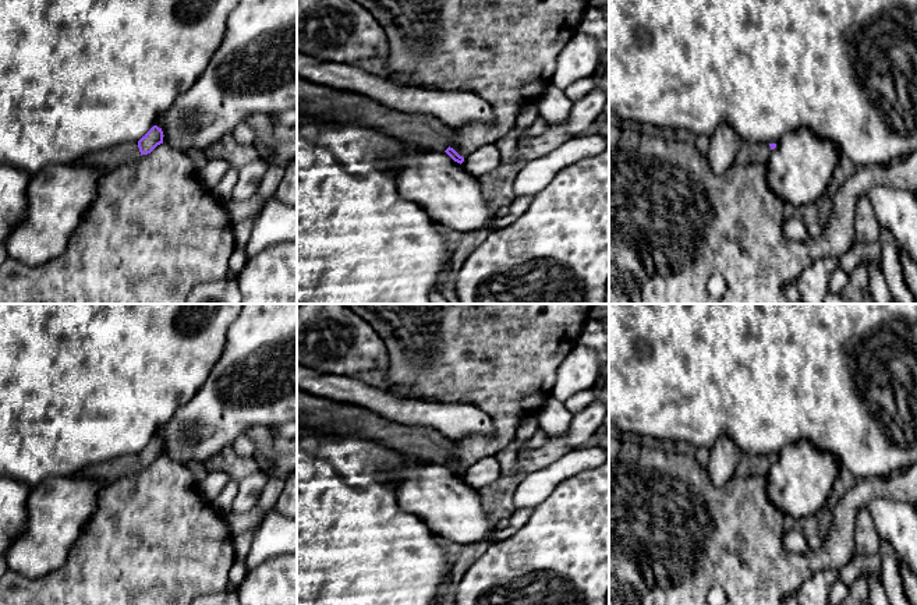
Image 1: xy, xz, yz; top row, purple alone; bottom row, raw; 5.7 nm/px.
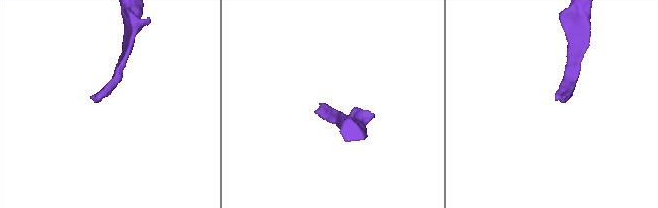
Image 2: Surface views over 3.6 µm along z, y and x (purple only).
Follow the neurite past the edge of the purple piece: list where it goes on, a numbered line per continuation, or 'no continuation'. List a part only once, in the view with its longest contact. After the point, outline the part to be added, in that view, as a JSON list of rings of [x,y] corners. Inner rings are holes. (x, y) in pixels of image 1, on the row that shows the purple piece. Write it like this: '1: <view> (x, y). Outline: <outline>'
1: xy (109, 159). Outline: [[[138,142],[120,144],[99,152],[89,153],[79,159],[77,163],[84,163],[91,167],[100,167],[111,171],[128,162],[139,159],[142,155]]]

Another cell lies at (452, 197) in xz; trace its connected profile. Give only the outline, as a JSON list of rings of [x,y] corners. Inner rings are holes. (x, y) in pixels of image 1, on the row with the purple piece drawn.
[[[403,142],[404,155],[380,167],[397,171],[397,192],[418,204],[429,217],[454,231],[491,229],[495,212],[489,208],[478,177],[467,173],[446,152],[429,152]]]

